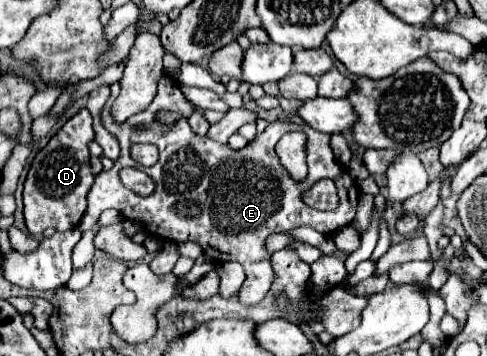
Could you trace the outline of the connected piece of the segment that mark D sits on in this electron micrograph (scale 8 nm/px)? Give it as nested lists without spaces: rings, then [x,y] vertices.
[[[81,109],[49,139],[49,143],[31,161],[23,191],[25,225],[31,235],[41,235],[47,227],[61,231],[79,225],[87,207],[87,193],[95,179],[89,165],[89,143],[93,137],[93,117],[89,109]]]

